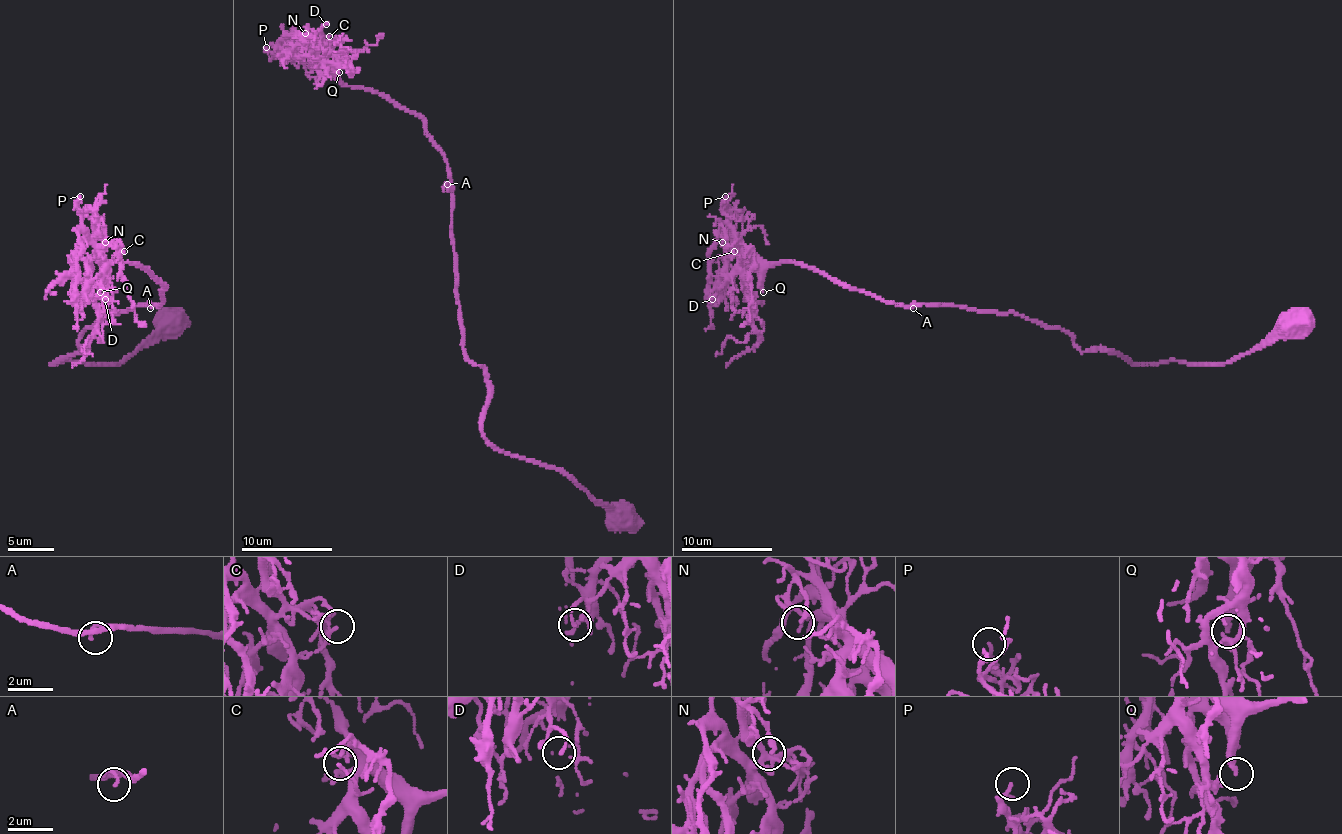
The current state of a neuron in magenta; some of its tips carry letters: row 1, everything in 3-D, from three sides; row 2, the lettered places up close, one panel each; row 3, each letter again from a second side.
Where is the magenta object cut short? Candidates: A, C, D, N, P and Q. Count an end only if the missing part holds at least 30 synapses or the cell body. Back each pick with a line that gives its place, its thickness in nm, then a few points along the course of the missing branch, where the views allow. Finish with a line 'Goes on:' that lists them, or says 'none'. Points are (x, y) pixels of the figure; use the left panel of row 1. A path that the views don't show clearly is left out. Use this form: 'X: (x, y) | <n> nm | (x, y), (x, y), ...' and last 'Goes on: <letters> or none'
Q: (100, 292) | 220 nm | (100, 292), (103, 329), (128, 340), (139, 319), (103, 326), (122, 329), (115, 413), (95, 452), (41, 473)
Goes on: Q

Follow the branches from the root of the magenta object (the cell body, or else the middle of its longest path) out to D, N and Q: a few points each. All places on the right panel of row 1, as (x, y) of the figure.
D: (990, 313), (959, 306), (901, 306), (795, 262), (760, 262), (748, 255), (714, 290), (712, 299)
N: (990, 313), (959, 306), (901, 306), (795, 262), (763, 262), (742, 248), (725, 223), (722, 242)
Q: (990, 313), (959, 306), (891, 303), (845, 287), (795, 262), (776, 262), (767, 269), (763, 292)

